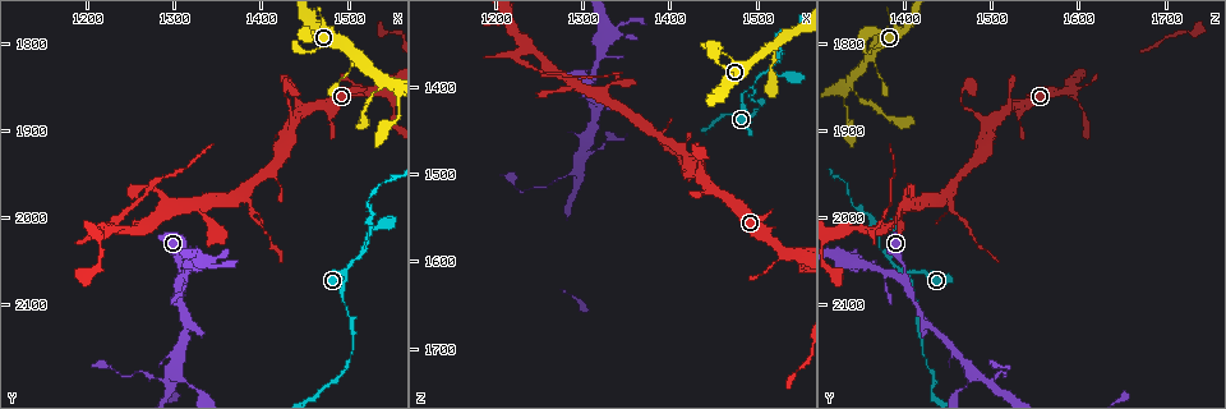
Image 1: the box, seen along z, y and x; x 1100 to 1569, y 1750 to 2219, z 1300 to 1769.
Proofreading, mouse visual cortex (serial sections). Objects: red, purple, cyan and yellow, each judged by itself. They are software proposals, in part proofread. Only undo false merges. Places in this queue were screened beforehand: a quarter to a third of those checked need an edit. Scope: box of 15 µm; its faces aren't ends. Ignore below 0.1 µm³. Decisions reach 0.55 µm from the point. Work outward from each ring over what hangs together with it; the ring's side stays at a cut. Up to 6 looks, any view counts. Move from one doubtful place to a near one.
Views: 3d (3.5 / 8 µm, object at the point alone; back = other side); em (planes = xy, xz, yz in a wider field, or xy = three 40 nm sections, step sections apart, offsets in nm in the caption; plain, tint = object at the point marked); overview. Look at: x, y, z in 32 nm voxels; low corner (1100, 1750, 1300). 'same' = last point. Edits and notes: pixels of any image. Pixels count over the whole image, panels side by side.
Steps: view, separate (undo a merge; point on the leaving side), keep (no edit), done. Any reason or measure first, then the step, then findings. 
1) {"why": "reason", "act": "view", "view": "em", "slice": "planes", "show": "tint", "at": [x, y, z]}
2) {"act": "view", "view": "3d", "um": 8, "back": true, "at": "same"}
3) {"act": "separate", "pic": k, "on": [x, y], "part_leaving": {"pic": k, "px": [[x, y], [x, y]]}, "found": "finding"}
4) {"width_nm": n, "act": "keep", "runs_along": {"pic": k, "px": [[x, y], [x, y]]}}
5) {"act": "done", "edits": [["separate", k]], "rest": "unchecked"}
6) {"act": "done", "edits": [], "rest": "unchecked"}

{"why": "sharp bend", "act": "view", "view": "3d", "um": 3.5, "at": [1240, 2010, 1360]}

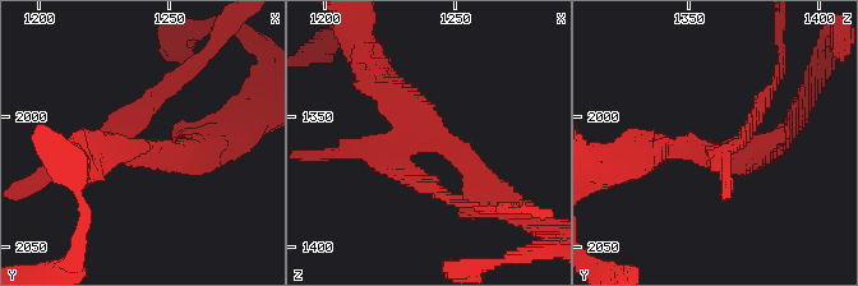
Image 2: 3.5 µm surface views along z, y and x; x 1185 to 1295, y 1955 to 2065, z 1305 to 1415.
{"act": "view", "view": "em", "slice": "planes", "show": "tint", "at": [1236, 2013, 1356]}

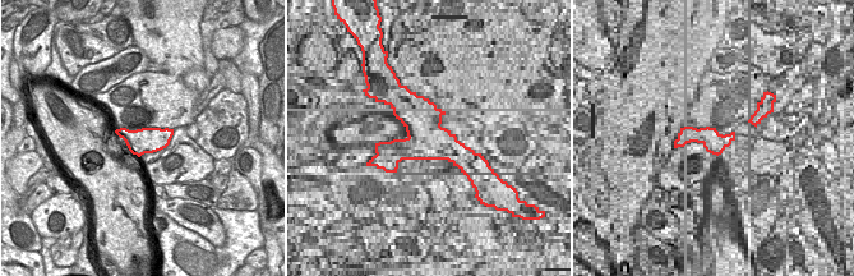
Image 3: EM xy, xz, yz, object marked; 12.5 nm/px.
{"width_nm": 320, "act": "separate", "pic": 2, "on": [160, 100], "part_leaving": {"pic": 2, "px": [[124, 128], [213, 45]]}, "found": "a second cell is stuck on"}

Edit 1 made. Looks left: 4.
{"why": "a narrow waist", "act": "view", "view": "3d", "um": 3.5, "at": [1305, 2070, 1400]}

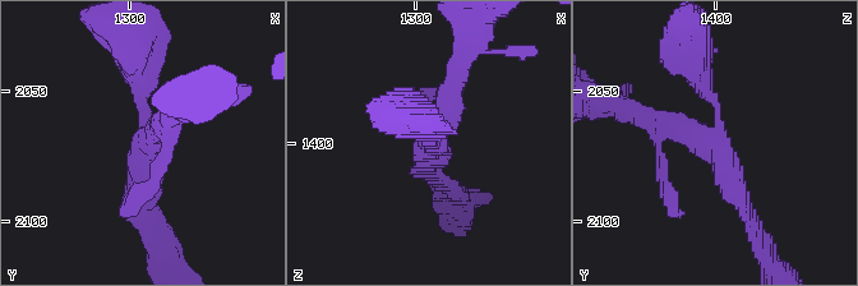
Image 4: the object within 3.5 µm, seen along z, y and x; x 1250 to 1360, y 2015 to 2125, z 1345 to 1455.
{"arms": 3, "arm_widths_nm": [300, 300, 300], "why": "now the EM", "act": "view", "view": "em", "slice": "planes", "show": "tint", "at": [1307, 2069, 1401]}

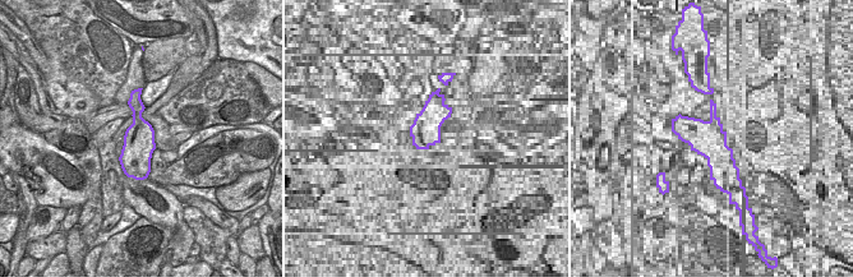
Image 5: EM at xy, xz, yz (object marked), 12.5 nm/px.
{"act": "keep", "found": "all the same cell"}

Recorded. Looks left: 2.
{"why": "sharp bend", "act": "view", "view": "3d", "um": 3.5, "at": [1495, 2065, 1405]}

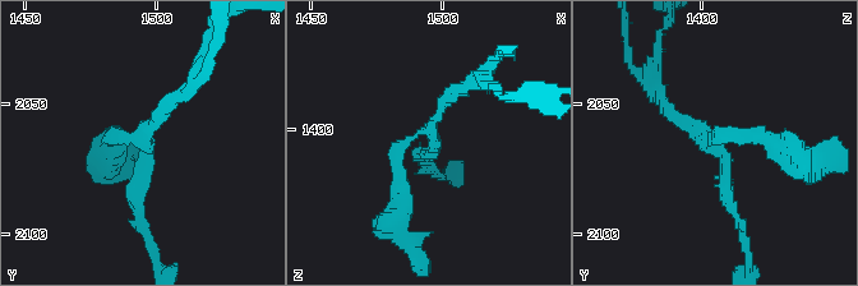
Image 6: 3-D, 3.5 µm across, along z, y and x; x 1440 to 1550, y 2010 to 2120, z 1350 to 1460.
{"arms": 3, "arm_widths_nm": [200, 200, 200], "act": "view", "view": "em", "slice": "xy", "step": 3, "show": "tint", "at": [1494, 2063, 1400]}

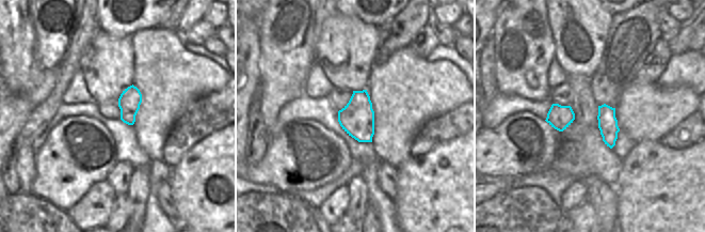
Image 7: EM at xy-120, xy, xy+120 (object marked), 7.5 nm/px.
{"width_nm": 260, "act": "keep", "runs_along": {"pic": 6, "px": [[402, 197], [397, 147], [473, 82]]}, "found": "continuous, no second cell"}

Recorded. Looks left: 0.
{"act": "done", "edits": [["separate", 2]], "rest": "unchecked"}

